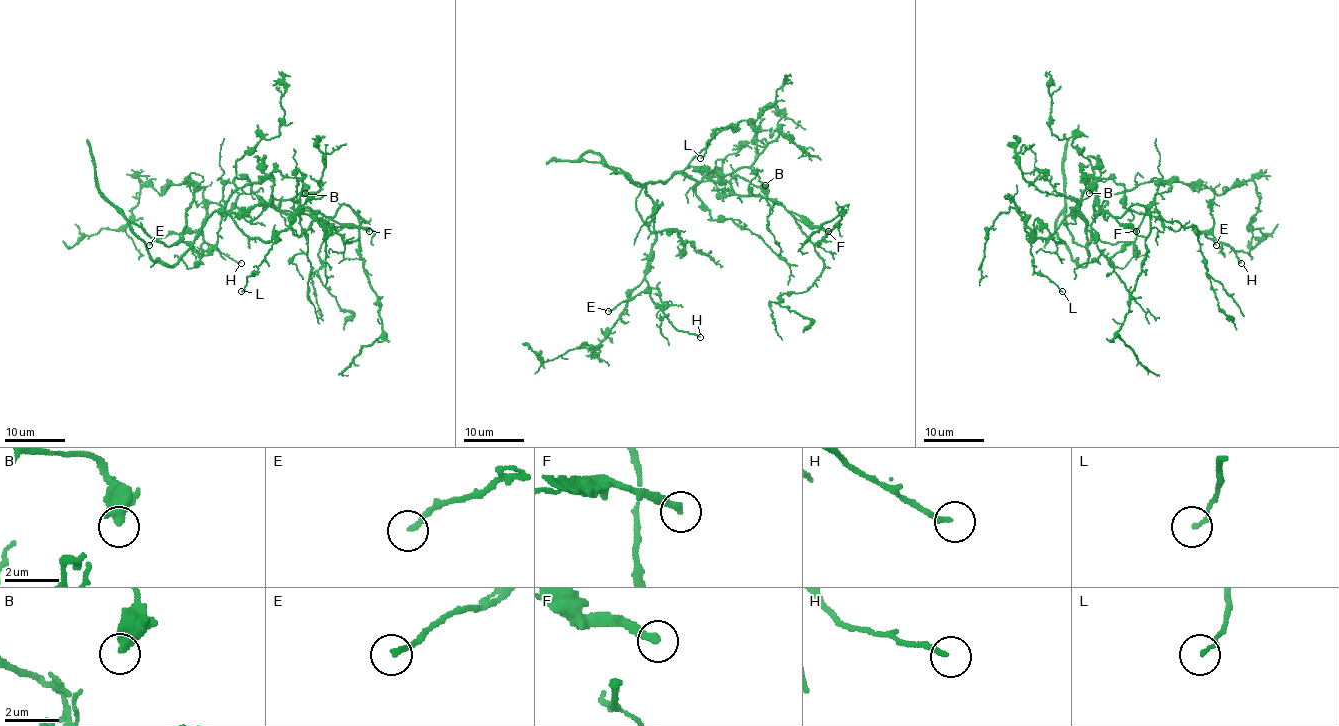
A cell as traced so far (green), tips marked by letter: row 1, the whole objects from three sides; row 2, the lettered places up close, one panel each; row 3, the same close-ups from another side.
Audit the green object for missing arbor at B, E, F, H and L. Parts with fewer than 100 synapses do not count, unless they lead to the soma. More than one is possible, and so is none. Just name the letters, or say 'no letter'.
no letter

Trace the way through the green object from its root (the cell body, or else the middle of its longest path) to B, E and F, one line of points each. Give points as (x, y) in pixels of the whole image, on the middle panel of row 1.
B: (623, 173), (640, 183), (667, 182), (682, 173), (697, 180), (729, 180), (739, 176), (760, 188), (765, 185)
E: (623, 173), (596, 153), (581, 158), (645, 186), (655, 233), (645, 280), (666, 307), (640, 292), (608, 311)
F: (623, 173), (640, 183), (667, 182), (676, 173), (697, 180), (726, 180), (735, 194), (778, 201), (828, 231)

